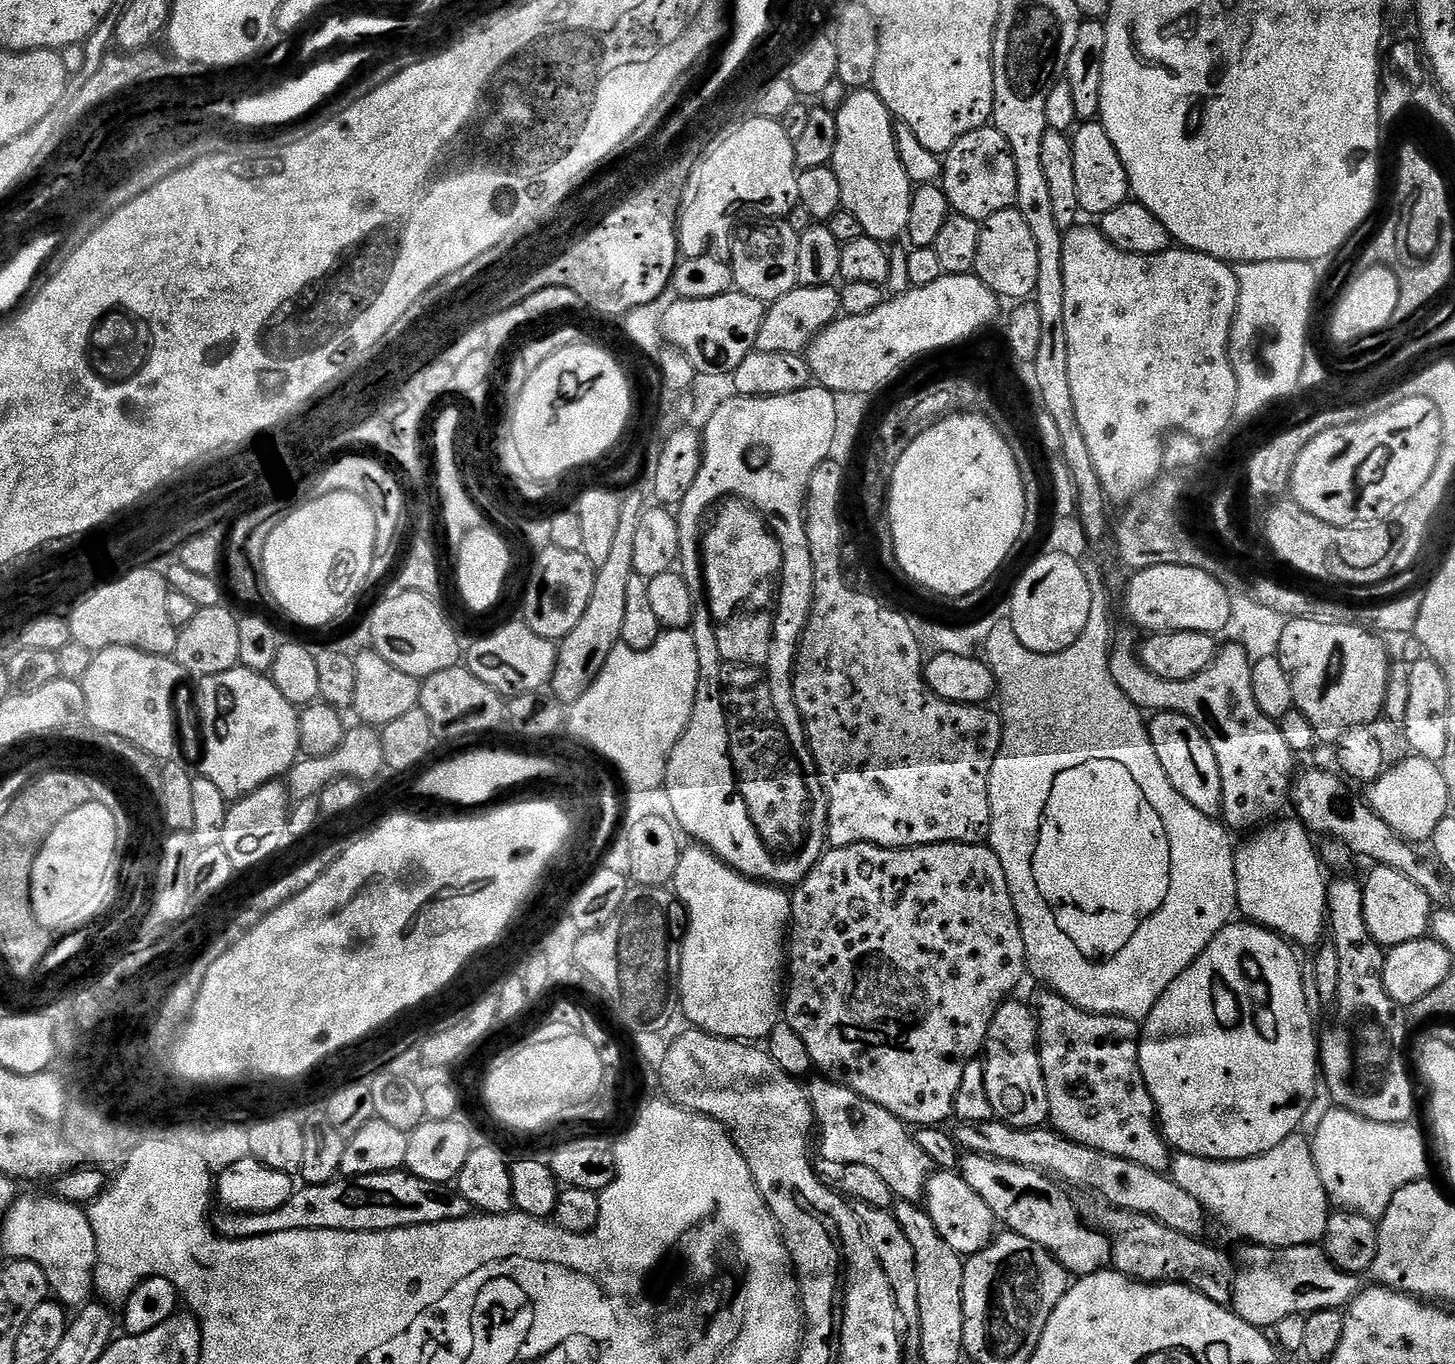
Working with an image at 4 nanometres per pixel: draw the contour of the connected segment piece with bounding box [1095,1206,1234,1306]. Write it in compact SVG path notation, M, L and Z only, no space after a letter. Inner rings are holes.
M1104 1206L1104 1209L1097 1214L1095 1227L1112 1244L1111 1267L1120 1275L1128 1277L1129 1280L1138 1280L1141 1284L1185 1284L1187 1288L1193 1288L1198 1294L1210 1298L1210 1302L1231 1305L1233 1261L1227 1260L1218 1249L1203 1244L1203 1239L1187 1236L1178 1230L1170 1230L1170 1226L1149 1216L1143 1216L1137 1212L1123 1212L1121 1208L1111 1206Z

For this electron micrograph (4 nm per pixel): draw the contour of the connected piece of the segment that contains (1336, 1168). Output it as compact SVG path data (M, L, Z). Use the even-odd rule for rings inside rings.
M1334 1106L1323 1116L1310 1143L1329 1205L1339 1211L1362 1214L1374 1221L1383 1219L1394 1194L1402 1186L1427 1175L1426 1146L1421 1132L1410 1122L1370 1122L1352 1111Z

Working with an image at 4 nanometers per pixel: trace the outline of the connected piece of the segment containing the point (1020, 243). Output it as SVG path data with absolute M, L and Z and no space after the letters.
M1016 207L998 210L998 214L990 214L990 218L982 221L974 274L996 297L1005 301L1024 302L1035 293L1038 286L1038 246L1030 235L1030 226L1026 226L1026 218L1022 218Z

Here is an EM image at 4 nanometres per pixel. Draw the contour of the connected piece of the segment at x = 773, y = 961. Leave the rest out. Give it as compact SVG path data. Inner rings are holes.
M699 846L685 847L680 854L674 891L686 909L686 931L684 943L680 949L680 975L678 977L678 1004L684 1007L684 1016L693 1029L708 1032L712 1036L720 1036L723 1040L739 1040L741 1042L760 1042L760 1039L771 1037L776 1024L782 1020L782 985L786 980L786 933L792 919L792 898L783 887L762 884L734 871L730 865L723 864L713 852Z

